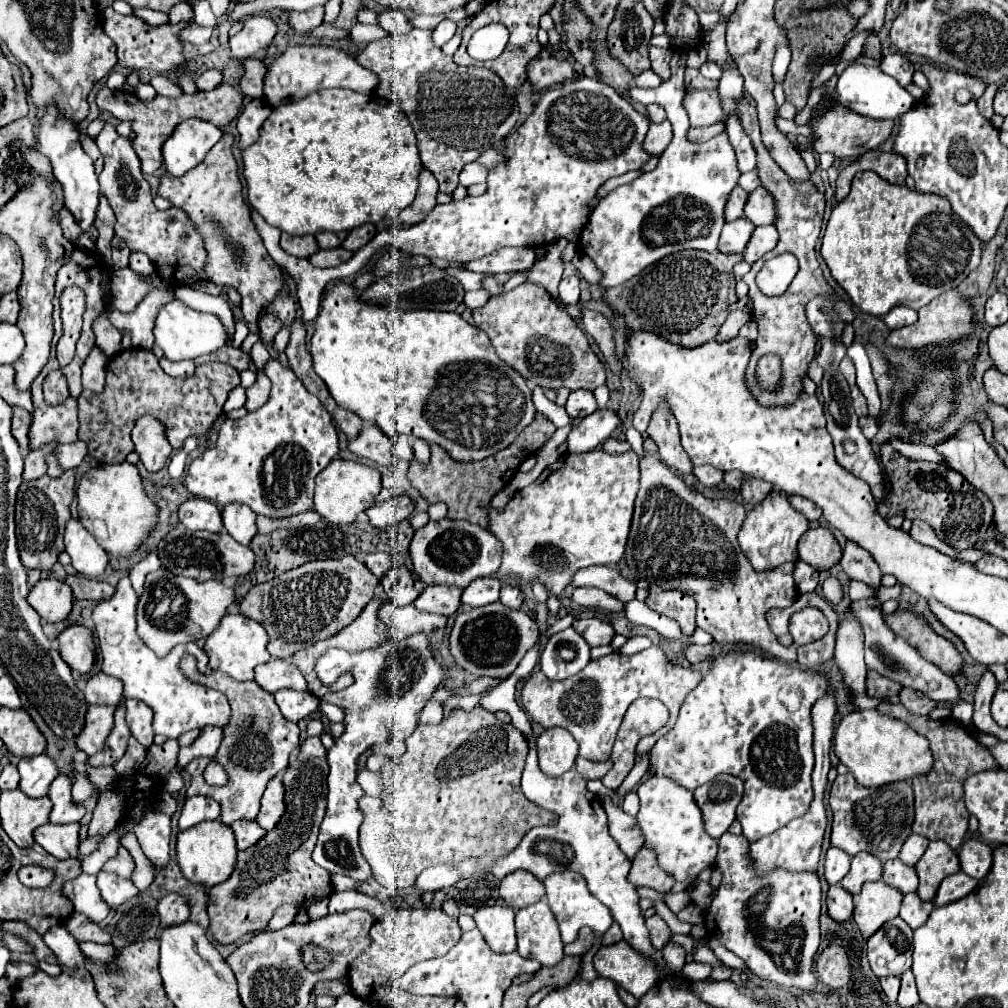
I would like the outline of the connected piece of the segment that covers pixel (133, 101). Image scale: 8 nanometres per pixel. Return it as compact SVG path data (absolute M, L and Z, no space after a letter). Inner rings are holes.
M222 83L212 91L198 91L198 95L184 93L176 99L156 95L152 101L140 101L134 93L112 91L108 87L102 87L102 91L96 95L96 103L98 103L100 111L112 113L112 117L116 117L120 121L130 121L132 131L134 131L134 141L132 141L134 151L138 151L138 157L142 161L142 171L150 175L162 165L162 145L174 133L174 129L180 121L198 117L198 119L214 123L216 127L226 127L232 119L238 117L240 107L244 103L244 93L240 89L236 89L234 85Z

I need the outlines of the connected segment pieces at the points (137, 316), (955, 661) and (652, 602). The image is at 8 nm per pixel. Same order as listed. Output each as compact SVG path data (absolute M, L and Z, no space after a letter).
M152 289L142 303L132 311L132 313L120 313L118 309L110 307L108 309L108 319L116 329L128 329L132 345L142 347L142 349L152 349L154 345L154 321L160 313L160 309L174 301L176 295L170 289Z
M896 611L896 613L886 615L886 623L892 631L896 631L910 645L914 645L920 655L924 655L928 661L938 665L938 669L942 669L944 673L954 675L960 669L962 657L958 655L954 645L950 641L946 641L944 637L936 635L924 623L924 619L916 617L914 613L908 613L908 611L902 611L902 613Z
M654 585L650 589L650 597L646 599L648 607L658 611L660 615L666 615L680 623L684 635L692 635L696 629L696 601L680 591L666 591Z

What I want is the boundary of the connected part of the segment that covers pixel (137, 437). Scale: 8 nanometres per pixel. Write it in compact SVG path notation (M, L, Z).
M152 415L140 417L136 421L136 427L132 429L132 441L136 445L136 453L140 455L140 461L150 473L166 467L172 447L166 439L164 425L156 417Z

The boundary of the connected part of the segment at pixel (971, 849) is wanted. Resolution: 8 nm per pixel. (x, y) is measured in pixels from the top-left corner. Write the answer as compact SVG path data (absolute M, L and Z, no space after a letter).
M970 839L962 845L958 855L960 855L962 871L968 873L970 877L984 879L988 875L988 871L992 867L992 847L990 845Z

